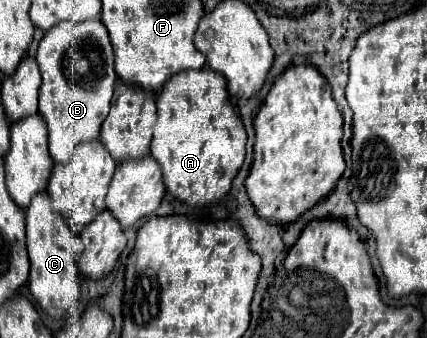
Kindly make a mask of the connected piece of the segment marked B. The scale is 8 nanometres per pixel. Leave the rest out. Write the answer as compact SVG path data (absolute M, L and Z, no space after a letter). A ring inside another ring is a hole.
M99 19L79 23L57 23L41 39L37 49L37 63L43 77L39 89L39 113L47 123L49 153L55 163L65 163L73 155L75 145L99 139L101 123L109 113L109 101L113 97L117 73L105 25ZM63 63L89 63L87 75L79 75L85 81L79 85L71 83L63 71Z

